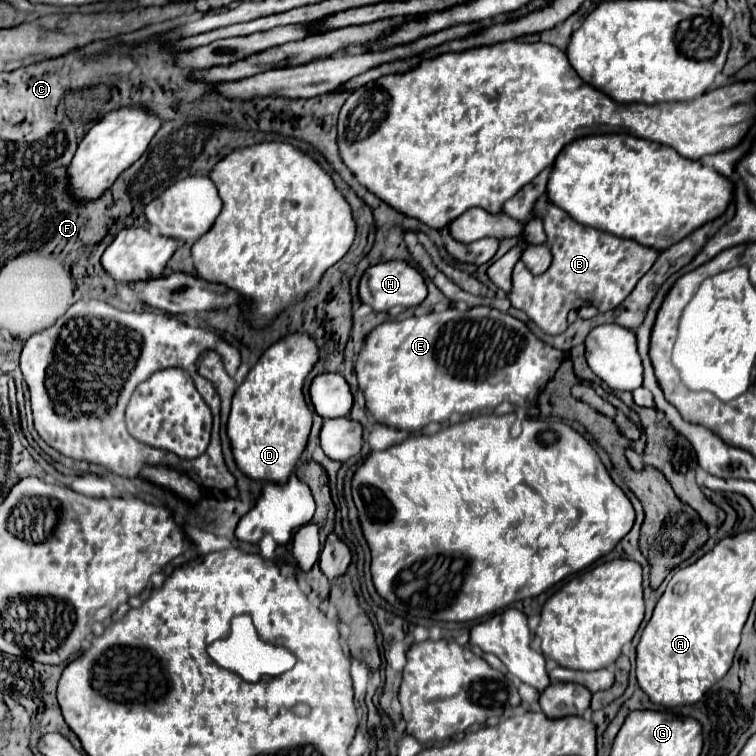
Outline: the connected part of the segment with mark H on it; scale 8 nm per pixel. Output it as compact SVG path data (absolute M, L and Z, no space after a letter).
M391 260L391 262L381 262L363 274L359 282L359 296L365 304L371 304L375 312L389 312L393 306L411 308L421 304L427 298L427 286L421 272L415 266L403 260Z

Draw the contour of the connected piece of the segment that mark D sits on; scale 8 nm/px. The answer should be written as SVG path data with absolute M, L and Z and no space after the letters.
M293 332L271 344L249 370L243 384L237 386L227 434L237 466L249 478L285 482L295 468L311 430L311 410L303 396L303 384L317 360L319 348L315 338L305 332Z

